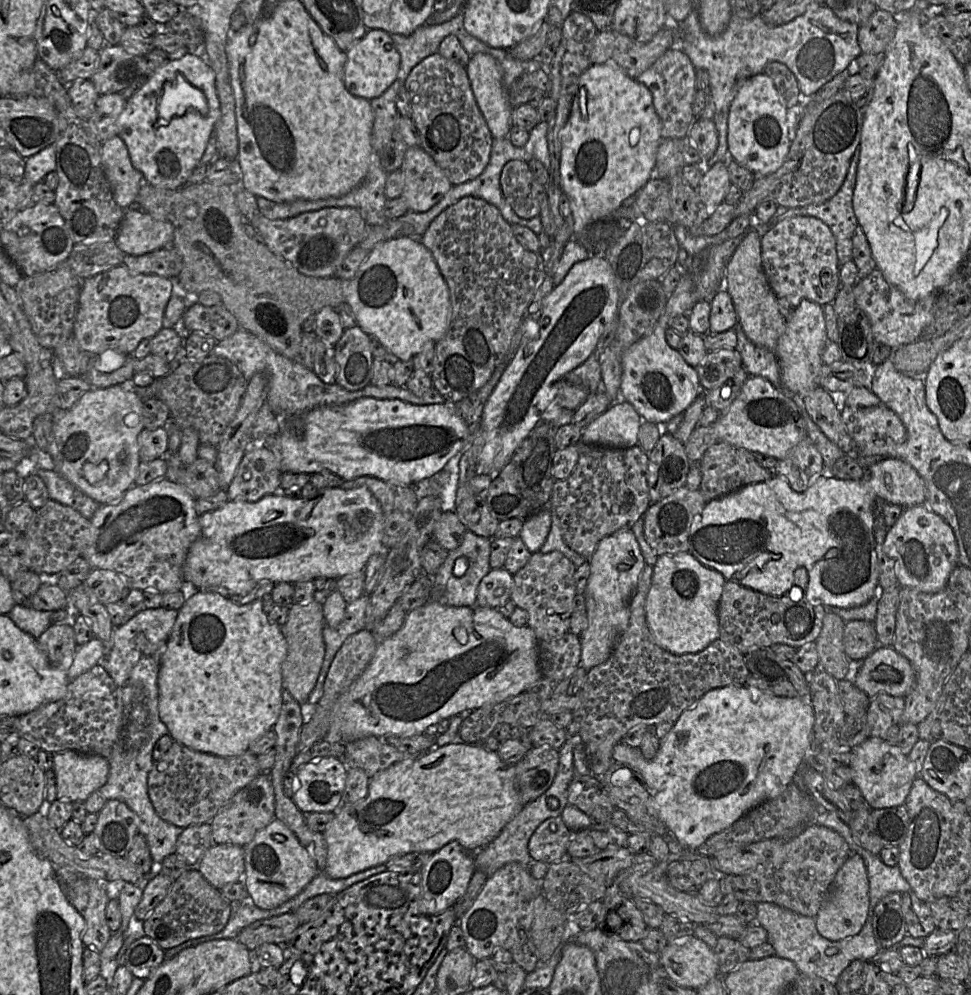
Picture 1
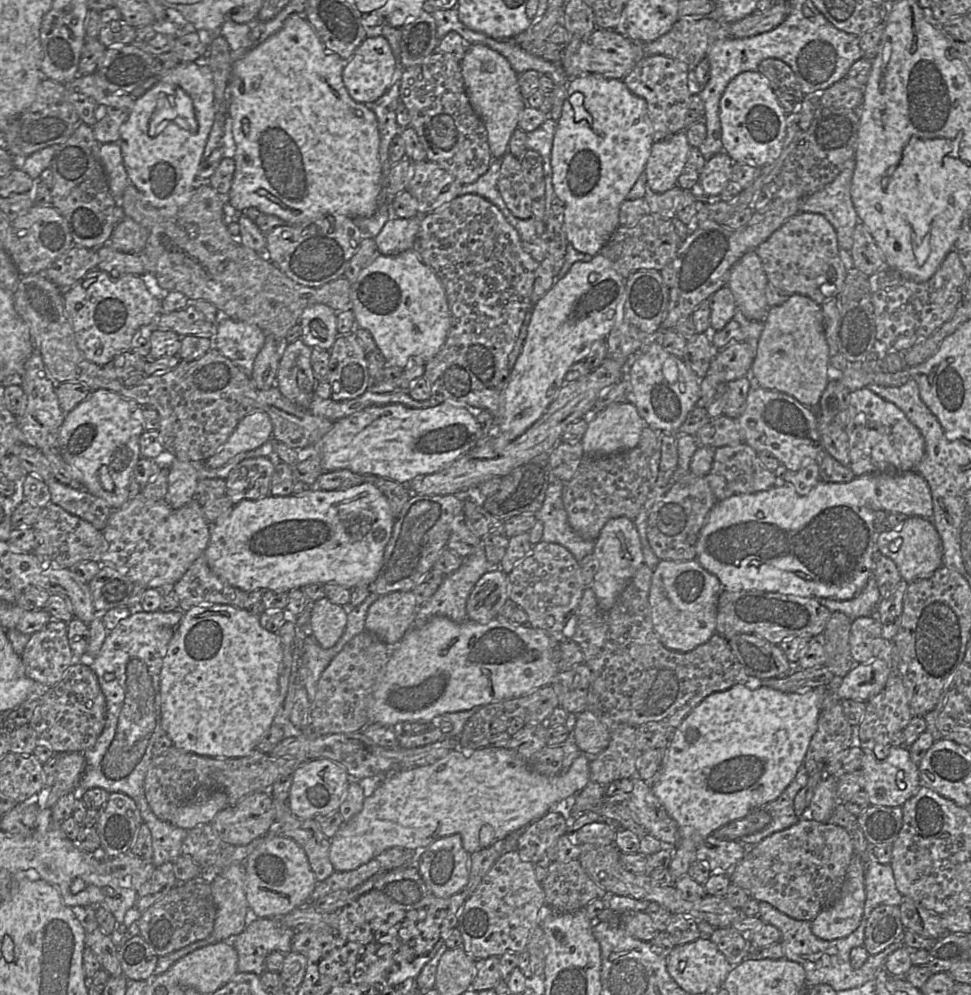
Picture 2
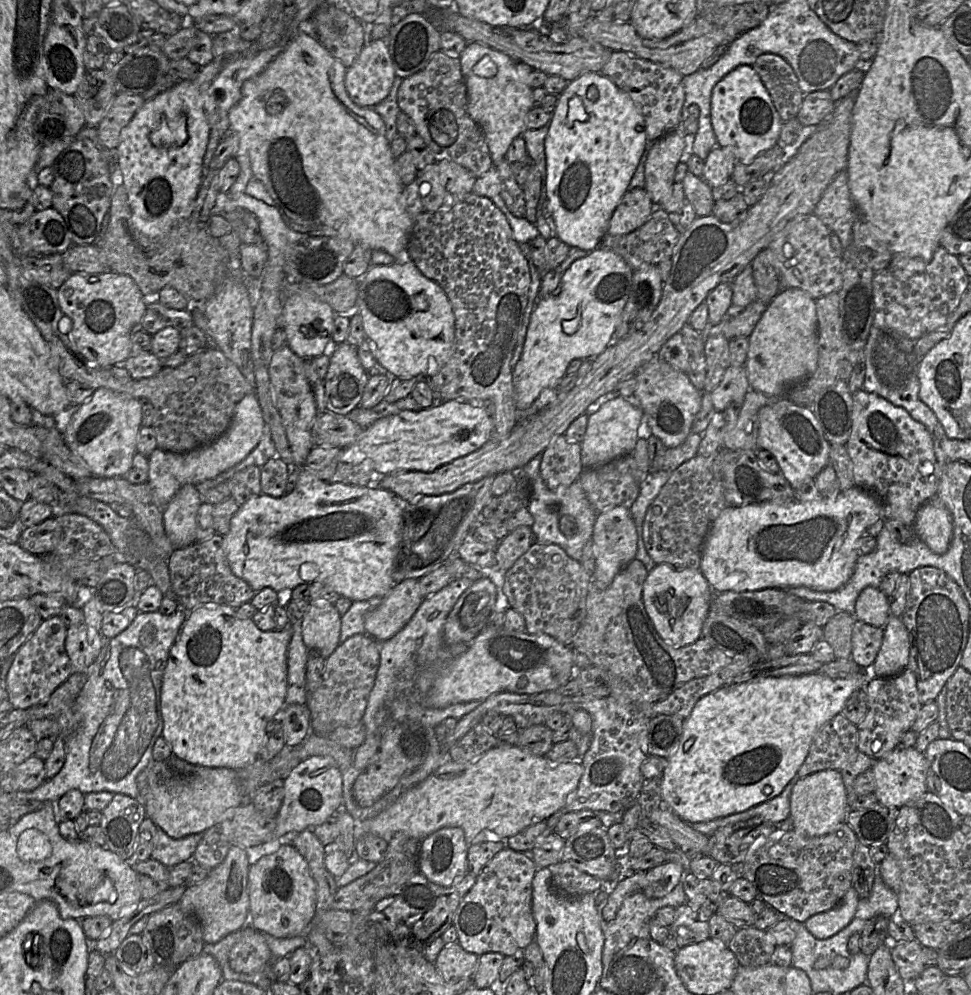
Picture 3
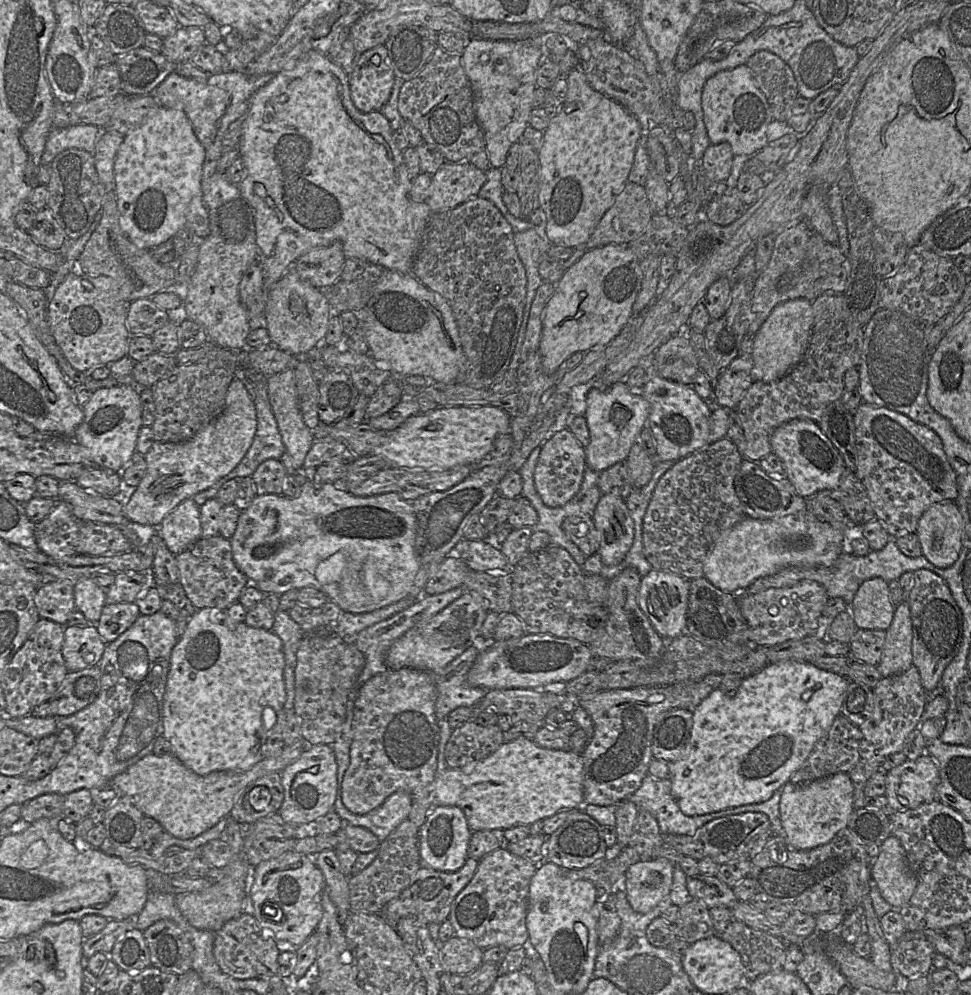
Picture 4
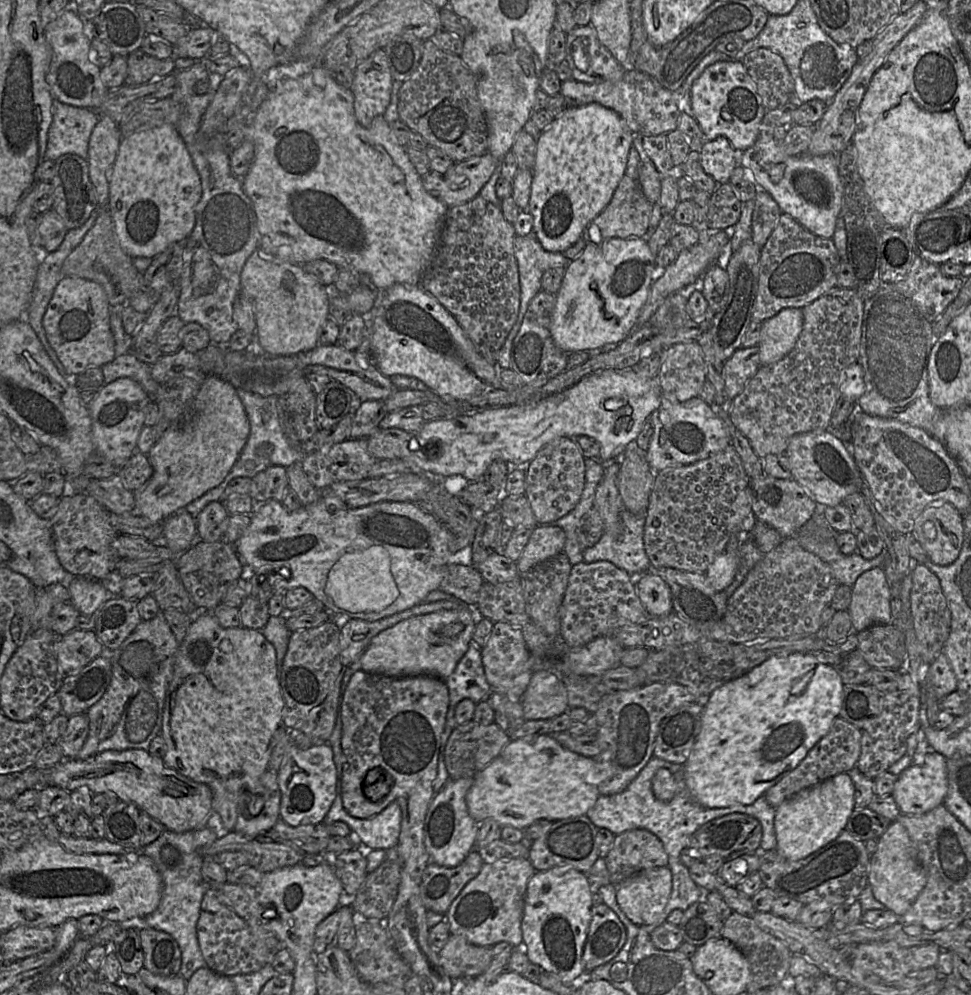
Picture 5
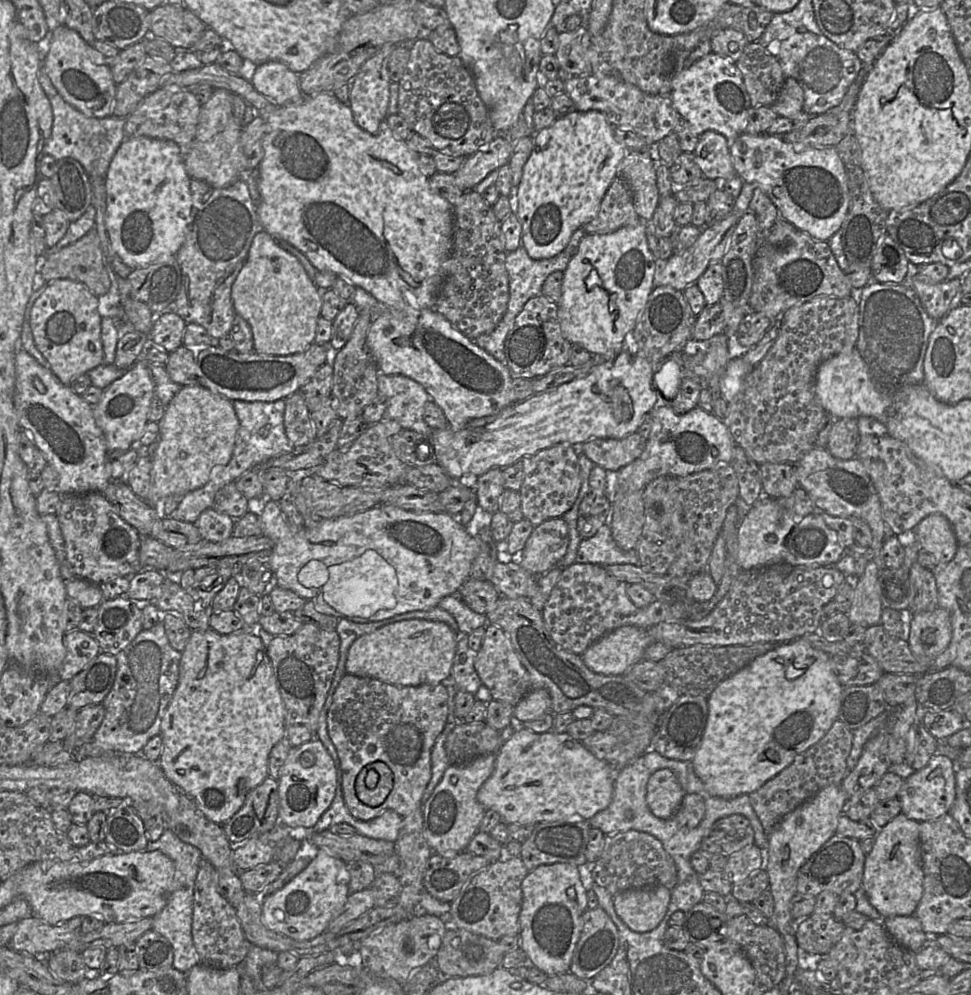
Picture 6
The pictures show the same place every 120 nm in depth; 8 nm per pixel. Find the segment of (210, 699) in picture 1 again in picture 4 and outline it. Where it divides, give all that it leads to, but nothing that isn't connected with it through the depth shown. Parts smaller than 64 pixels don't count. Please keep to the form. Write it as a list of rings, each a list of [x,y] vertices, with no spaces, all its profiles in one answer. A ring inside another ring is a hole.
[[[218,608],[198,609],[187,621],[184,632],[172,649],[170,668],[163,698],[163,734],[170,743],[171,753],[186,767],[198,775],[204,776],[215,771],[245,771],[263,759],[262,748],[268,737],[268,731],[263,727],[263,712],[266,708],[272,708],[277,715],[277,722],[284,718],[284,704],[287,693],[284,682],[285,658],[282,640],[272,631],[254,628],[246,622],[236,622],[230,618],[226,610]]]

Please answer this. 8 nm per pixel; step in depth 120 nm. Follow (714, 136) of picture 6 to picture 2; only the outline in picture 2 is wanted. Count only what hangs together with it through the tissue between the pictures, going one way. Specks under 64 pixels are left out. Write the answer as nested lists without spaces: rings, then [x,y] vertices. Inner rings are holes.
[[[720,152],[706,161],[699,171],[698,190],[705,199],[718,199],[731,177],[731,168],[734,162],[725,153]]]

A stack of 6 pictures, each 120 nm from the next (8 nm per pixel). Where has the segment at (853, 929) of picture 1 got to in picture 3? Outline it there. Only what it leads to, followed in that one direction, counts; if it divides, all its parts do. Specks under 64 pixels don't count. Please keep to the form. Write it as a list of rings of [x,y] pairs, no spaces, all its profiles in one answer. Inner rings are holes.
[[[852,886],[836,907],[809,917],[804,924],[815,938],[830,938],[853,920],[859,900],[860,897]]]

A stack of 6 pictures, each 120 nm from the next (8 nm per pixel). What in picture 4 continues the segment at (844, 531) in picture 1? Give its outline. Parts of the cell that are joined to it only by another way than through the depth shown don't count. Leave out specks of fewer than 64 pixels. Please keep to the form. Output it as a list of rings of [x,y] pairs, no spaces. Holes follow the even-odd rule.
[[[809,511],[768,520],[746,516],[723,532],[714,543],[704,561],[703,577],[718,589],[735,594],[746,589],[756,579],[774,574],[788,566],[831,566],[843,551],[843,541],[844,529],[834,528],[829,523],[819,520]]]

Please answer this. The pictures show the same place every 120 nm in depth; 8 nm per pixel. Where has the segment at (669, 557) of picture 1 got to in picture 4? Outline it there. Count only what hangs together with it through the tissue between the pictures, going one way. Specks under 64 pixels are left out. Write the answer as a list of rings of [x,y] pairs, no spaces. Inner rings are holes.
[[[652,570],[642,577],[638,602],[656,631],[665,639],[672,640],[686,632],[690,580],[665,570]]]

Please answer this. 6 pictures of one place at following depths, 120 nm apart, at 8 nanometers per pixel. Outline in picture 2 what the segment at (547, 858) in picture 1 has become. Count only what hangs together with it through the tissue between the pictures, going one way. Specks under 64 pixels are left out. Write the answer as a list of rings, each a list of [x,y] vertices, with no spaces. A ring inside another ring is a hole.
[[[547,812],[539,820],[530,823],[522,835],[519,837],[517,851],[520,857],[535,865],[538,862],[547,860],[547,850],[557,841],[560,836],[566,835],[567,822],[565,818],[557,812]]]

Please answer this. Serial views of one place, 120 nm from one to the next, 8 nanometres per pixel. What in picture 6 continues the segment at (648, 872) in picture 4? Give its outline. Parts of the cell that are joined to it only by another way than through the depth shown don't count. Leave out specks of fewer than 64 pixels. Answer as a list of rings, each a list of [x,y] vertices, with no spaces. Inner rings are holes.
[[[665,886],[630,889],[614,896],[614,909],[632,930],[645,933],[656,928],[664,918],[671,898]]]

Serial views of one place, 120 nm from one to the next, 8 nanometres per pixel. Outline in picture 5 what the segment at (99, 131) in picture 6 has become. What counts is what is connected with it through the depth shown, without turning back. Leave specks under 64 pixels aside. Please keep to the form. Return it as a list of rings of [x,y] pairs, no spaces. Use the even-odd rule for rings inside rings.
[[[53,98],[44,159],[56,161],[67,153],[87,159],[90,136],[99,118],[96,110],[68,105]]]

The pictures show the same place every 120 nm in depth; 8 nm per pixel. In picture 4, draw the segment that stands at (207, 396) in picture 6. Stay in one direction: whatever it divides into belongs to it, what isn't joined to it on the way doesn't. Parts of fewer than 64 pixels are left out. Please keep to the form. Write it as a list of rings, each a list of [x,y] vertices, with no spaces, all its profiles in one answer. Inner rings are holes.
[[[239,378],[231,382],[222,413],[193,438],[182,442],[154,442],[145,455],[147,470],[138,487],[131,490],[123,501],[123,510],[130,521],[139,525],[159,527],[164,517],[181,502],[213,486],[232,472],[251,447],[257,430],[255,404]]]

